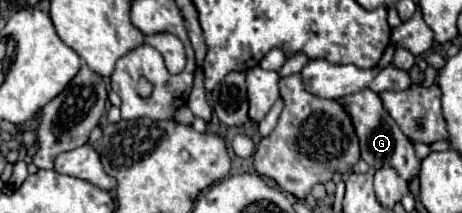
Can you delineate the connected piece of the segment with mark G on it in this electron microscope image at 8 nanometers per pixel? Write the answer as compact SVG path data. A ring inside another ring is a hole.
M361 91L357 95L349 95L349 99L339 99L339 103L345 107L345 111L351 115L359 143L361 143L361 159L375 169L393 167L399 177L403 177L407 183L419 175L421 161L415 157L413 143L401 133L397 123L387 115L387 111L381 105L381 99L373 91Z

